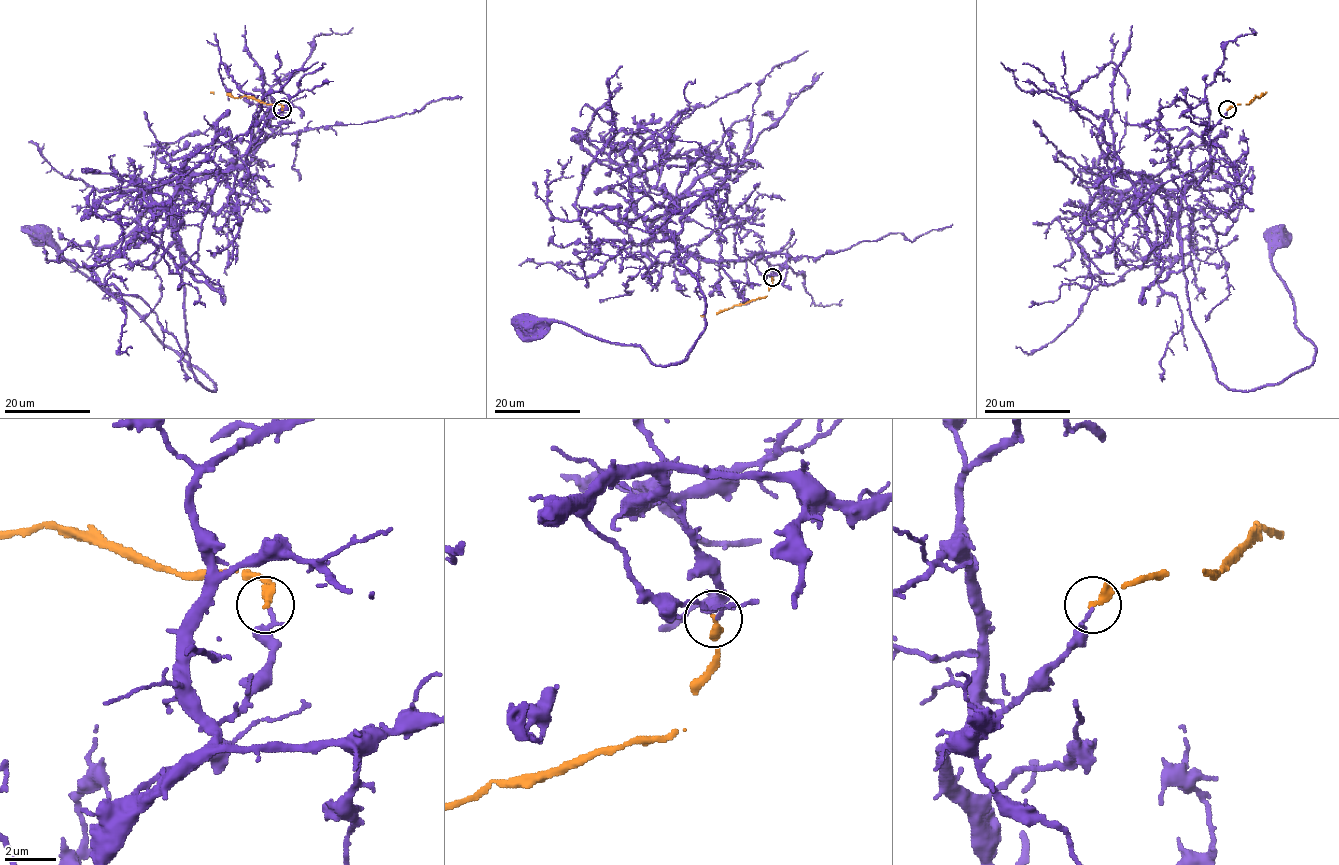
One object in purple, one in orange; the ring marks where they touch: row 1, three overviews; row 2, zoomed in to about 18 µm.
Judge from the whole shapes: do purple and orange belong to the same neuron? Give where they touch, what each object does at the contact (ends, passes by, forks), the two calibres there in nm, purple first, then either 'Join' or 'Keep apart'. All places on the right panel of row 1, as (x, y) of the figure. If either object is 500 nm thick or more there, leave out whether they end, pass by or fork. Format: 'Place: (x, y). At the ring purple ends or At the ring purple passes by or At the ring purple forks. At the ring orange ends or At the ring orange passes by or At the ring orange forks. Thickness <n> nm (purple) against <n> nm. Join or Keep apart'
Place: (1227, 109). At the ring purple ends. At the ring orange ends. Thickness 160 nm (purple) against 320 nm. Keep apart

